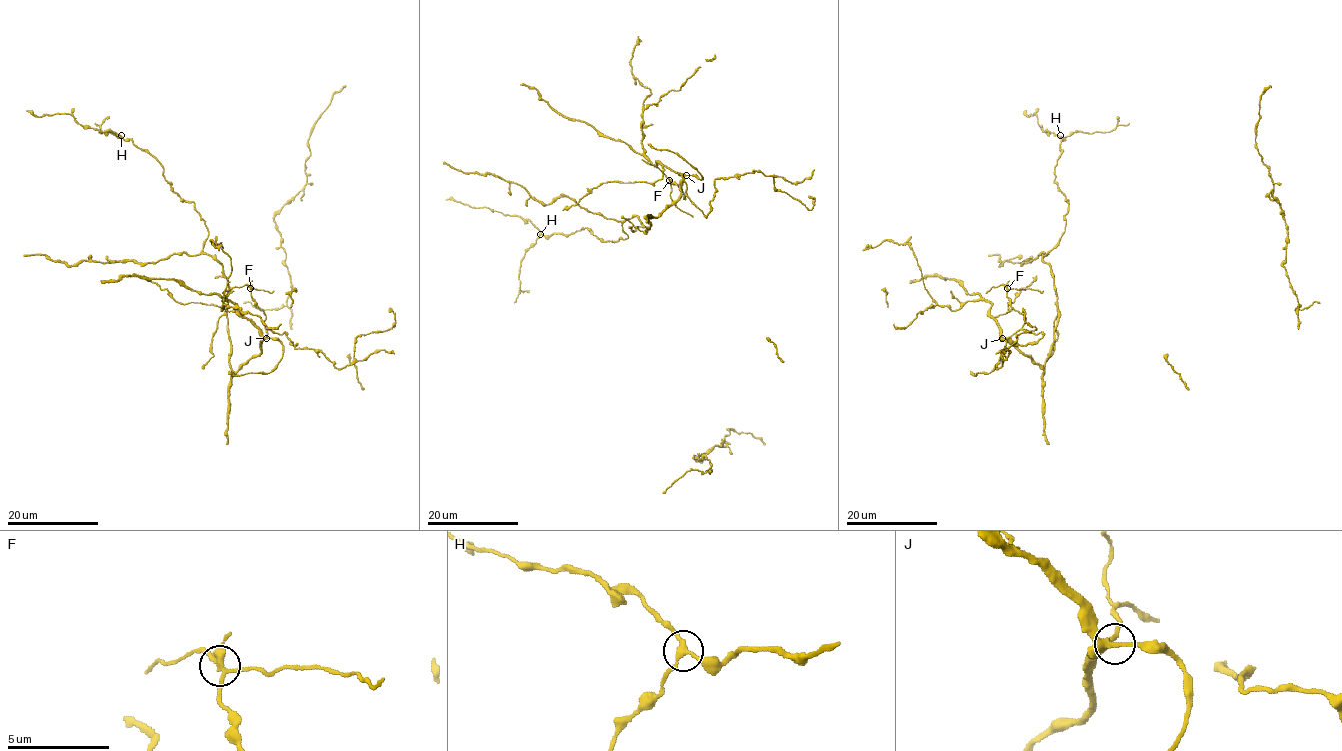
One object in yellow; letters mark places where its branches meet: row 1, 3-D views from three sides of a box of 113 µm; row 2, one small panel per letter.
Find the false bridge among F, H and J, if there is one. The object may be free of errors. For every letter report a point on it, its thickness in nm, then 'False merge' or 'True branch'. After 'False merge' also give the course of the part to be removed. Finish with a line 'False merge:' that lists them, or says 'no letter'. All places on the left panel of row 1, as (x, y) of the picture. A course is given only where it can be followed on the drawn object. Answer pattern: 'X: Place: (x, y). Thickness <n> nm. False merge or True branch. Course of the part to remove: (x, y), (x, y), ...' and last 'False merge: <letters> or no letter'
F: Place: (250, 288). Thickness 280 nm. False merge. Course of the part to remove: (250, 287), (273, 291)
H: Place: (121, 135). Thickness 240 nm. True branch
J: Place: (266, 338). Thickness 300 nm. True branch
False merge: F

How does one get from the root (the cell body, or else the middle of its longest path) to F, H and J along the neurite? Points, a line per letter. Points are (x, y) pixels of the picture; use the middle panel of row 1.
F: (706, 218), (686, 196), (683, 198), (681, 189), (670, 180)
H: (706, 218), (683, 182), (647, 231), (627, 219), (625, 239), (603, 242), (587, 228), (540, 234)
J: (706, 218), (687, 196), (683, 180), (686, 175)

